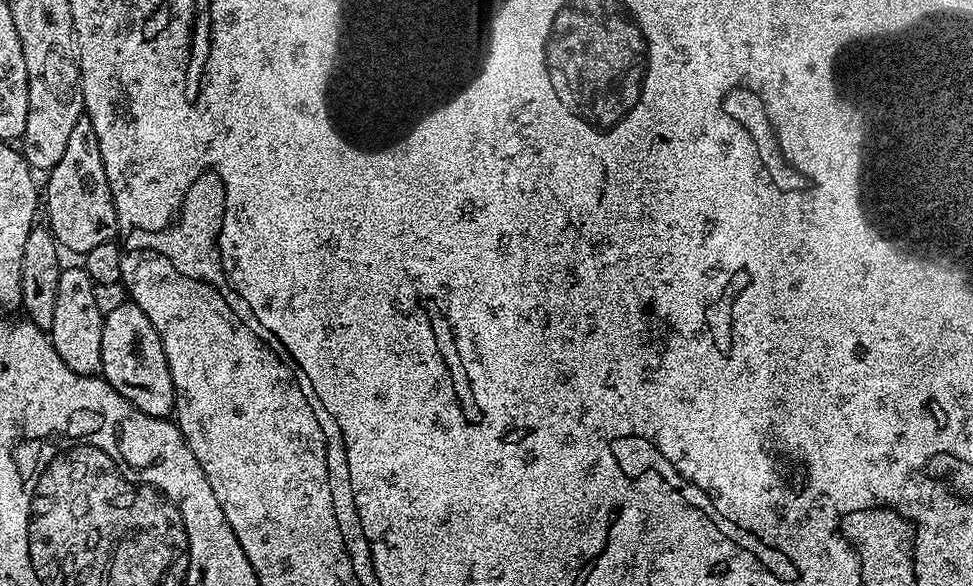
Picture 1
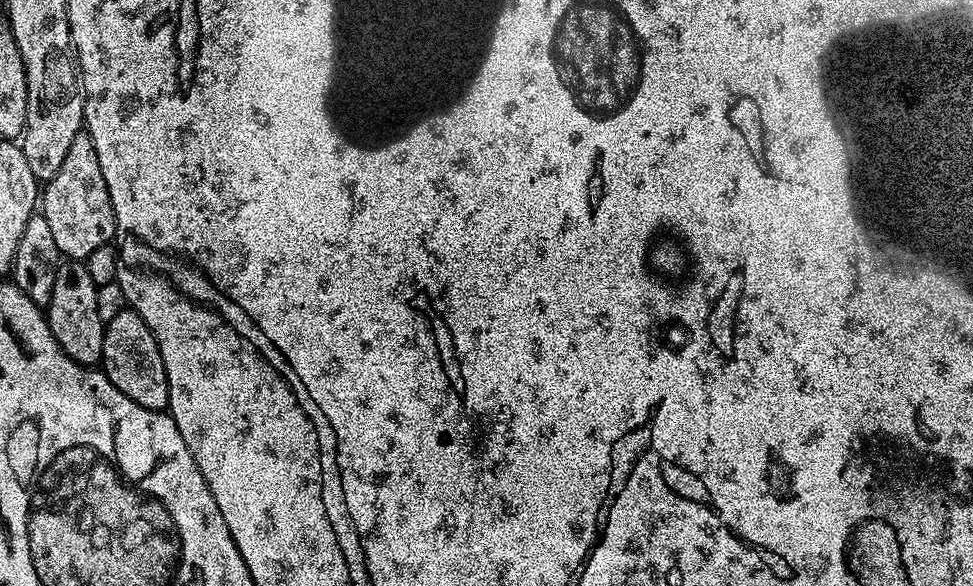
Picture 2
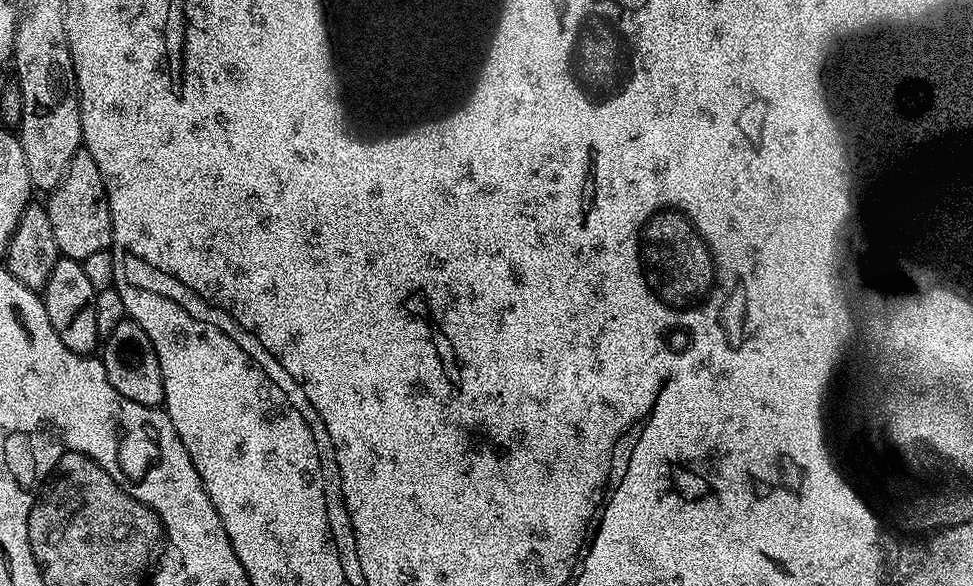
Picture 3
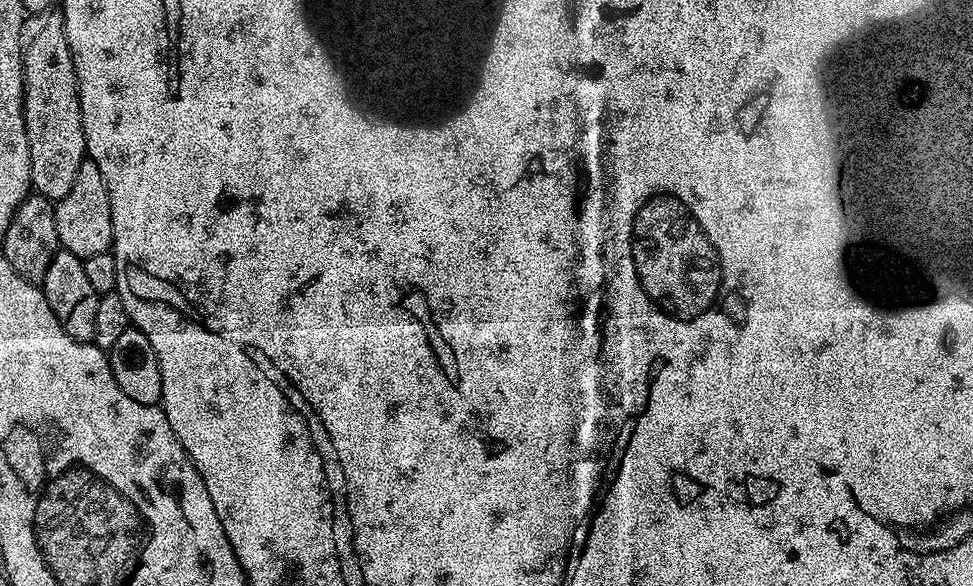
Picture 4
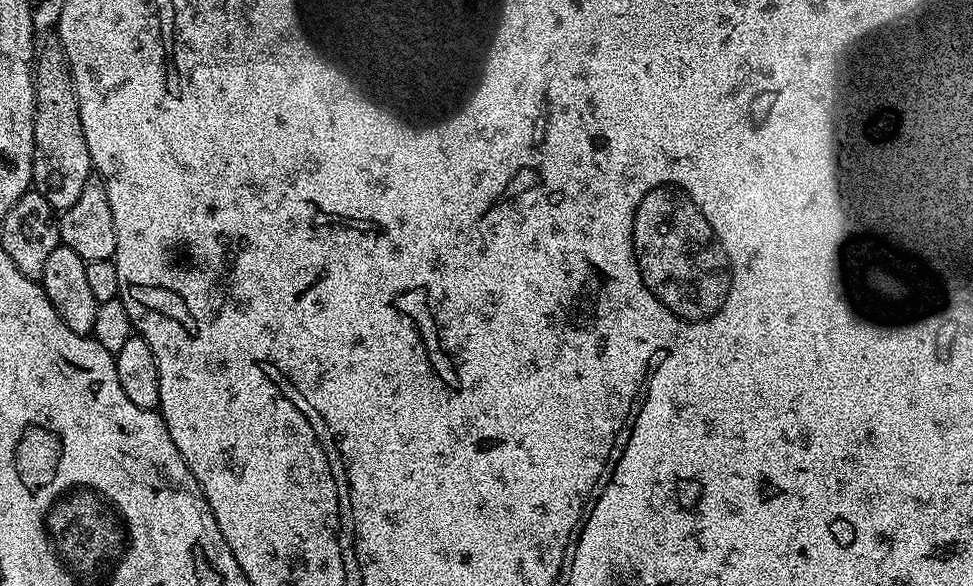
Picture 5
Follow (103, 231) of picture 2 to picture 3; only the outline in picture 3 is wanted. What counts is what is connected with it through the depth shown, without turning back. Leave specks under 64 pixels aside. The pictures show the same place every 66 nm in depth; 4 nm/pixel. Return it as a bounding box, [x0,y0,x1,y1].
[46,150,112,262]

